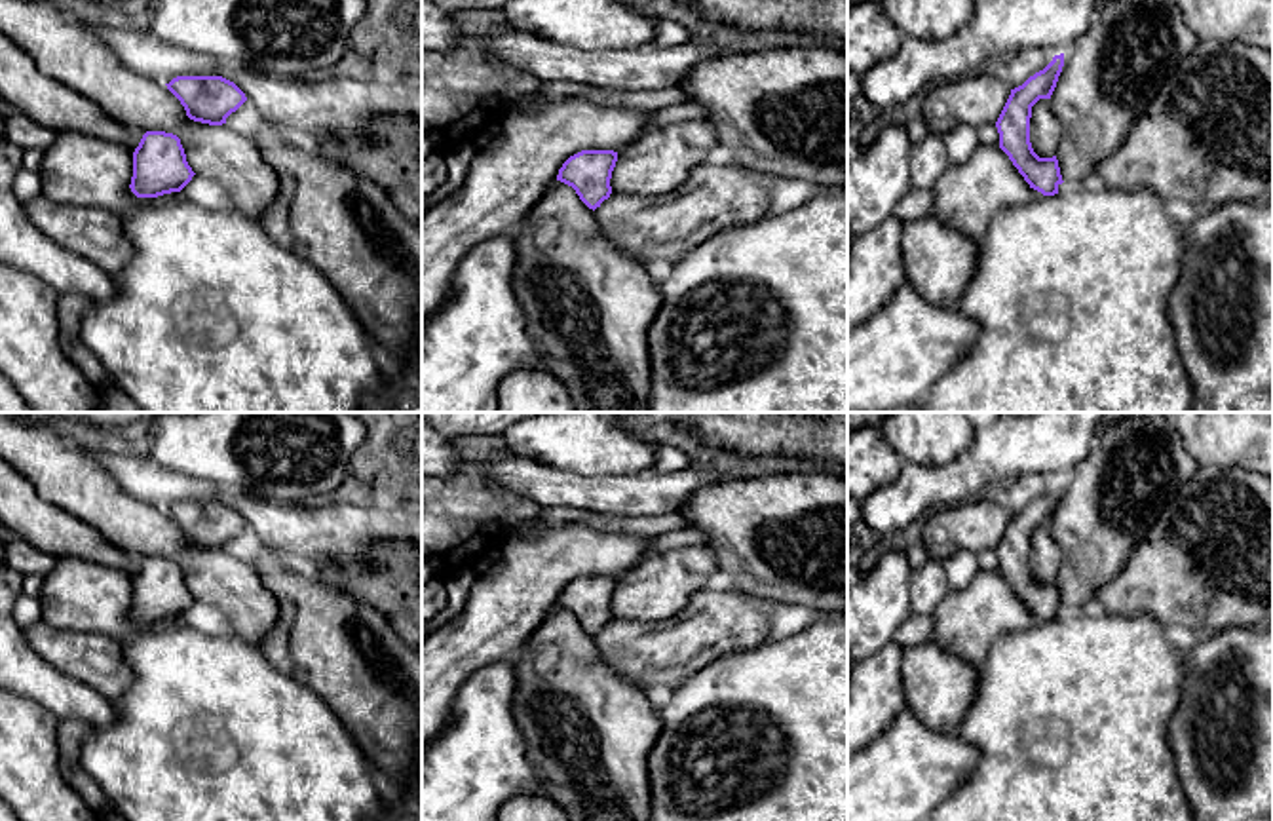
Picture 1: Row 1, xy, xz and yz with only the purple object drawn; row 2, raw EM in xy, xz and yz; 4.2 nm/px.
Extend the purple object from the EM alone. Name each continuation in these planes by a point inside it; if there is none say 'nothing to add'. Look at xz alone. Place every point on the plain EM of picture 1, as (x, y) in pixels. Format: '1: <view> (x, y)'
nothing to add

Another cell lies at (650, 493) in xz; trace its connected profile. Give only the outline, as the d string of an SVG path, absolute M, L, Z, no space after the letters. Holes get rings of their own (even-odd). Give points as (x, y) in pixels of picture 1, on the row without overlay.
M509 450L471 466L486 483L528 496L540 507L578 507L618 517L678 513L699 488L724 481L720 475L688 468L593 479L542 466Z

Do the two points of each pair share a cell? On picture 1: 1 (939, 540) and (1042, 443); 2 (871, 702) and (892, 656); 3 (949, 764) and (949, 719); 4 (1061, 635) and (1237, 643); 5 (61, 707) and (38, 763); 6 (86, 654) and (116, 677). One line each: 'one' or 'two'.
1: two
2: one
3: two
4: two
5: two
6: one

